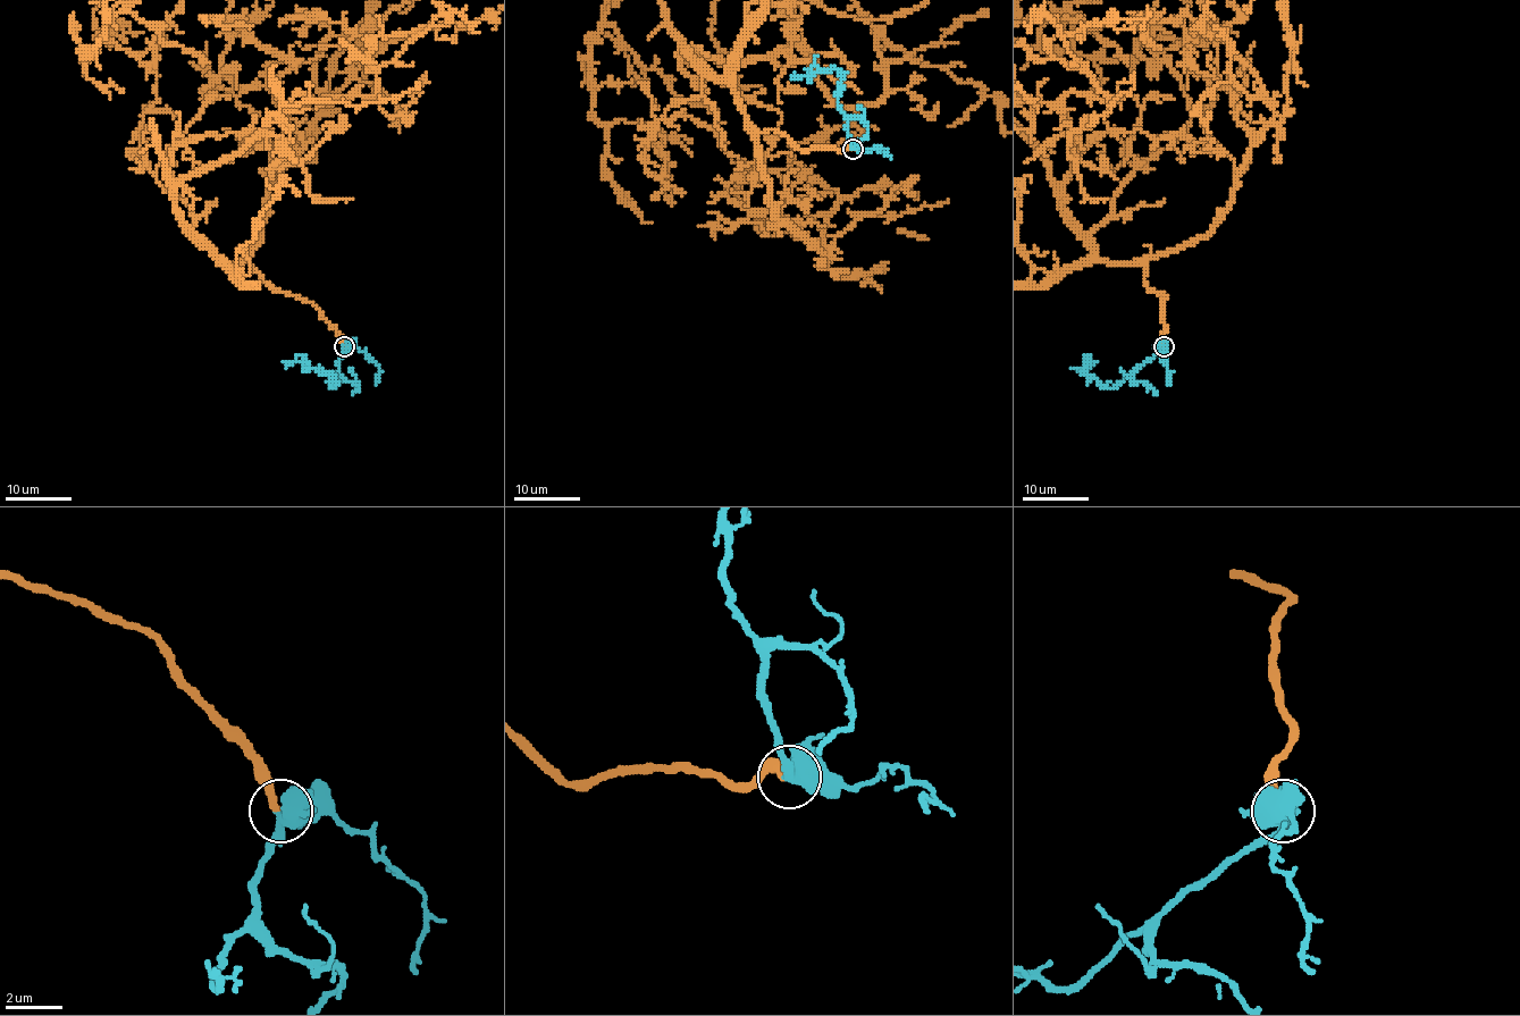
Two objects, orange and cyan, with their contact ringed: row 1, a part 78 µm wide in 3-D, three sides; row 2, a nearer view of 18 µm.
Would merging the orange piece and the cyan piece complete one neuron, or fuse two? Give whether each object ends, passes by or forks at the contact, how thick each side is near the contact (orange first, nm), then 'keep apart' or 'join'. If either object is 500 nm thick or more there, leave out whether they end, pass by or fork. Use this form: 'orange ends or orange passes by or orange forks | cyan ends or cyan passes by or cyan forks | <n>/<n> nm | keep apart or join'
260/650 nm | join

